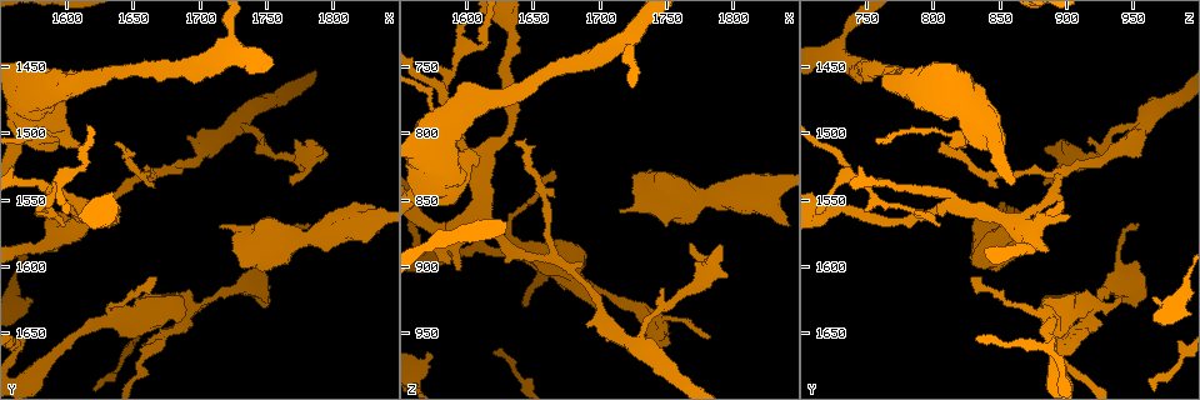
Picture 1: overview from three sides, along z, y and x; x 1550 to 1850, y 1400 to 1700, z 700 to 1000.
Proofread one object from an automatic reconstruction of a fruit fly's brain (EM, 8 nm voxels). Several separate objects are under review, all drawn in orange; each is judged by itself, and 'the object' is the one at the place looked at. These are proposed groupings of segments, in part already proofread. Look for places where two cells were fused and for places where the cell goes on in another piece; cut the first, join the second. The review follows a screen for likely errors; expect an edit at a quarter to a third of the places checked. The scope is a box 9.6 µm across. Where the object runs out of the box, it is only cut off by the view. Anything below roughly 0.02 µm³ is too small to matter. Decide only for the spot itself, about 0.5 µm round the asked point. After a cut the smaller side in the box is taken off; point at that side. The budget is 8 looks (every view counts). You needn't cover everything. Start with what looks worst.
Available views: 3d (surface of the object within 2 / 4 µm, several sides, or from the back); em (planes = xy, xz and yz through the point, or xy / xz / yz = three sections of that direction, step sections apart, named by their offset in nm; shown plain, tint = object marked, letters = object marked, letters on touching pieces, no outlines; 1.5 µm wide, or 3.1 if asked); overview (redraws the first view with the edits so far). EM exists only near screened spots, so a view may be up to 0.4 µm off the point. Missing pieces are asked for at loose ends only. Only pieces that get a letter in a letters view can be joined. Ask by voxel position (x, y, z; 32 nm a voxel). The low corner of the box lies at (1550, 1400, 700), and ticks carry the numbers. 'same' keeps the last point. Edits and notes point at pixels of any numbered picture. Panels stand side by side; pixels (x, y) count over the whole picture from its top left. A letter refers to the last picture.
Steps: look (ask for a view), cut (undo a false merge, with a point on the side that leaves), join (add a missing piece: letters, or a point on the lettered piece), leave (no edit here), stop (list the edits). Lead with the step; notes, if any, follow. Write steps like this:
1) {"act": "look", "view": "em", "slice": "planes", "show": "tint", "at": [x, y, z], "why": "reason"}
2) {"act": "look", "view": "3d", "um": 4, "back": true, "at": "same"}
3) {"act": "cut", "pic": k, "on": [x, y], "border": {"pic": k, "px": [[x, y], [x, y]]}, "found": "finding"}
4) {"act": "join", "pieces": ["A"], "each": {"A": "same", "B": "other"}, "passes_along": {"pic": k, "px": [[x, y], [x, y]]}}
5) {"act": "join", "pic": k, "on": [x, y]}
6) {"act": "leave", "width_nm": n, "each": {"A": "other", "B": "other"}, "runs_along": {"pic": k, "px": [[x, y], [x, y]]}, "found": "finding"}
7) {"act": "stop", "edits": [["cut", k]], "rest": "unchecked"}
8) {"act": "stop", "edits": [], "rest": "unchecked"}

{"act": "look", "view": "em", "slice": "planes", "show": "letters", "at": [1610, 1506, 814]}

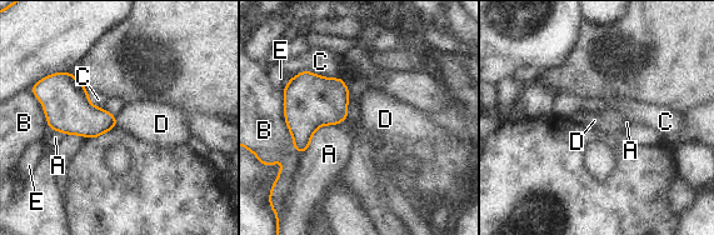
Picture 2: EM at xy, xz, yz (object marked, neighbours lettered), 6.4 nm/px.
{"act": "leave", "each": {"A": "other", "B": "other", "C": "other", "D": "other", "E": "other"}, "border": {"pic": 2, "px": [[115, 116], [116, 126]]}, "found": "no lettered piece goes on from it"}

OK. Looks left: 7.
{"act": "look", "view": "3d", "um": 2, "at": [1572, 1624, 966], "why": "stops while still wide"}

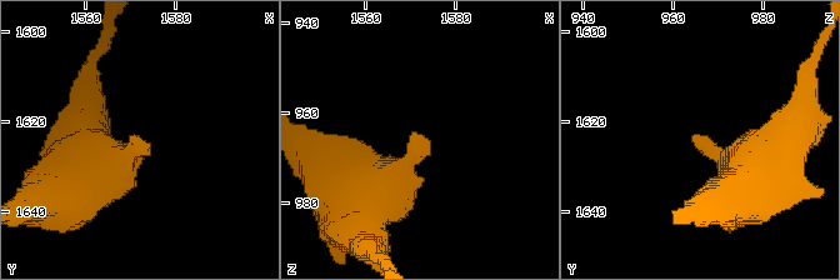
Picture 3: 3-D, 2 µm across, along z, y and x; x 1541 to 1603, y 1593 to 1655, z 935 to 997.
{"act": "look", "view": "em", "slice": "planes", "show": "letters", "at": [1571, 1623, 965]}

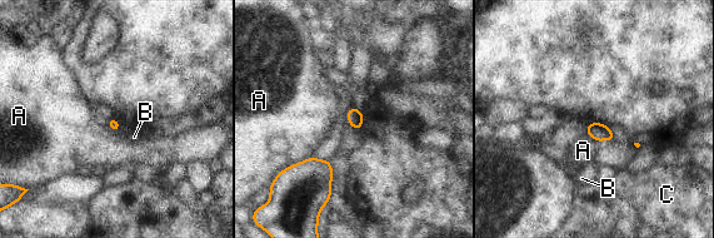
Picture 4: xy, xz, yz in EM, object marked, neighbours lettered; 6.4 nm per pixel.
{"act": "leave", "each": {"A": "other", "B": "other", "C": "other"}, "border": {"pic": 4, "px": [[311, 155], [293, 163], [288, 168]]}, "found": "no lettered piece goes on from it"}

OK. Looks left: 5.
{"act": "look", "view": "em", "slice": "planes", "show": "letters", "at": [1766, 1538, 882], "why": "branch stops here"}

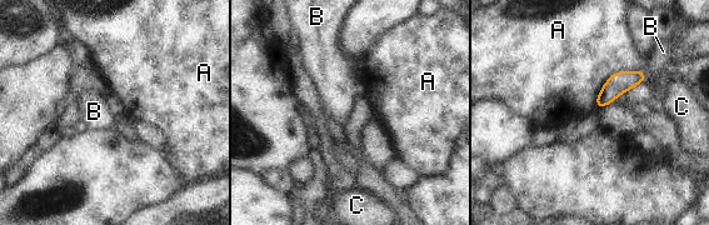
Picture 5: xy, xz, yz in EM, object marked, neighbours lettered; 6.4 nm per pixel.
{"act": "leave", "each": {"A": "other", "B": "other", "C": "other"}, "border": {"pic": 5, "px": [[643, 70], [614, 73], [597, 109]]}, "found": "no lettered piece goes on from it"}

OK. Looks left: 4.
{"act": "stop", "edits": [], "rest": "unchecked"}

